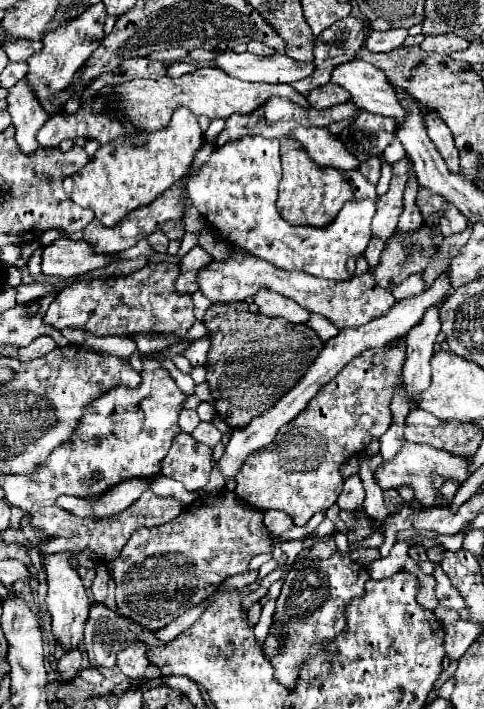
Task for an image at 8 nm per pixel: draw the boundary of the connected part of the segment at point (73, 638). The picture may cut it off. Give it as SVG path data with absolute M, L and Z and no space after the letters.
M66 551L66 553L54 553L54 555L44 555L44 571L46 571L46 581L48 581L48 611L52 615L52 633L60 645L66 649L78 647L82 637L84 637L84 623L88 621L88 611L92 607L84 583L78 575L78 561L76 553Z

